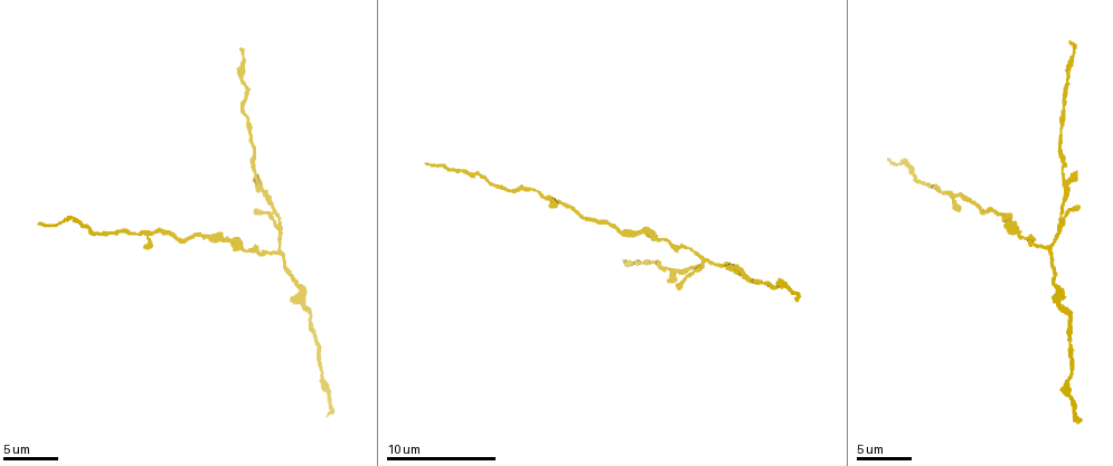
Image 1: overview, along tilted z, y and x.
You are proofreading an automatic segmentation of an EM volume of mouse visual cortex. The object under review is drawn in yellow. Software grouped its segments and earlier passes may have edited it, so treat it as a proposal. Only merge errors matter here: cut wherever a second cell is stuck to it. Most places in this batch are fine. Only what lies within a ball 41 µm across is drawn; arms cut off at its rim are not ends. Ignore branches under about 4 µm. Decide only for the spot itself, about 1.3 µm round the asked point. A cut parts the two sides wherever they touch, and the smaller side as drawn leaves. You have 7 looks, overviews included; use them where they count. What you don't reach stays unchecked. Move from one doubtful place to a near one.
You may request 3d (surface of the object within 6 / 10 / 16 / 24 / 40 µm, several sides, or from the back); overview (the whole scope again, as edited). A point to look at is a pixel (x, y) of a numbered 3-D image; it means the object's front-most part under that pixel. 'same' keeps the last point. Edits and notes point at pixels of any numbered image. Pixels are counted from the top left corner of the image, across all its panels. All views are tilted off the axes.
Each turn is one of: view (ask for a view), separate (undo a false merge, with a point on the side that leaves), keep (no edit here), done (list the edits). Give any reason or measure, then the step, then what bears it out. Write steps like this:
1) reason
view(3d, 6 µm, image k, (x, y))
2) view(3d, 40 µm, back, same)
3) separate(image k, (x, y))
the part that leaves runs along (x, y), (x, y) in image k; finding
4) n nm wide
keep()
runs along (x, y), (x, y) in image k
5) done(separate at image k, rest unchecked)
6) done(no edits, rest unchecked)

view(3d, 6 µm, image 1, (1019, 237))

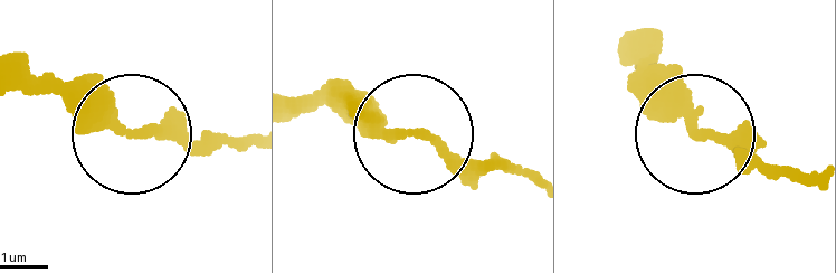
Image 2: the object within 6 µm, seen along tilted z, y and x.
keep()
continuous, no second cell

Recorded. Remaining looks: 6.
three-way junction
view(3d, 6 µm, image 1, (1048, 248))

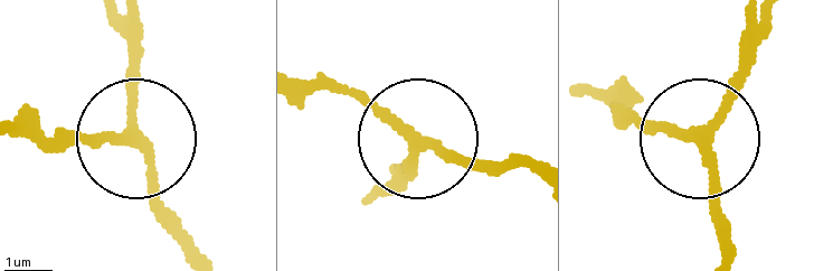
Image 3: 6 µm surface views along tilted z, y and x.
3 arms
keep()
one cell here

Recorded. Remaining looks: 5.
three arms meet
view(3d, 16 µm, image 1, (687, 272))

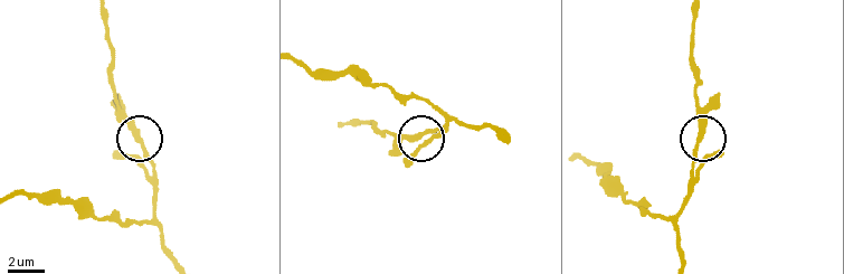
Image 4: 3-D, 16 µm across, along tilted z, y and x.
3 arms
keep()
one cell here

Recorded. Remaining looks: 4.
sudden change in width
view(3d, 16 µm, image 1, (1062, 305))

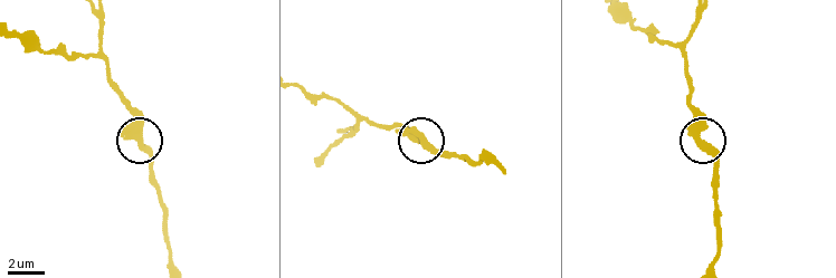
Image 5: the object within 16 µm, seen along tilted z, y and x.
other side
view(3d, 16 µm, back, image 5, (141, 143))

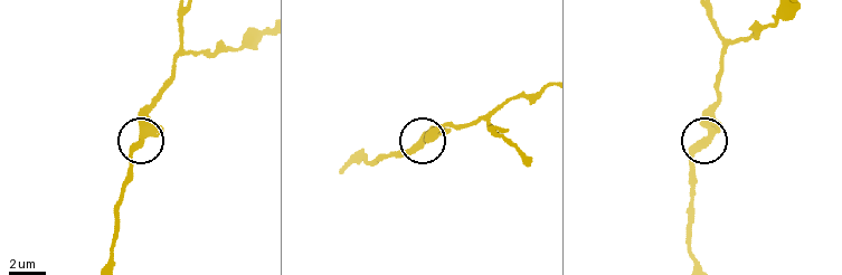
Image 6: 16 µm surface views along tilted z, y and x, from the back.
keep()
runs along (542, 87), (510, 97), (465, 124), (435, 131), (397, 154) in image 6; one cell here

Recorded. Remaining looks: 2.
done(no edits, rest unchecked)

